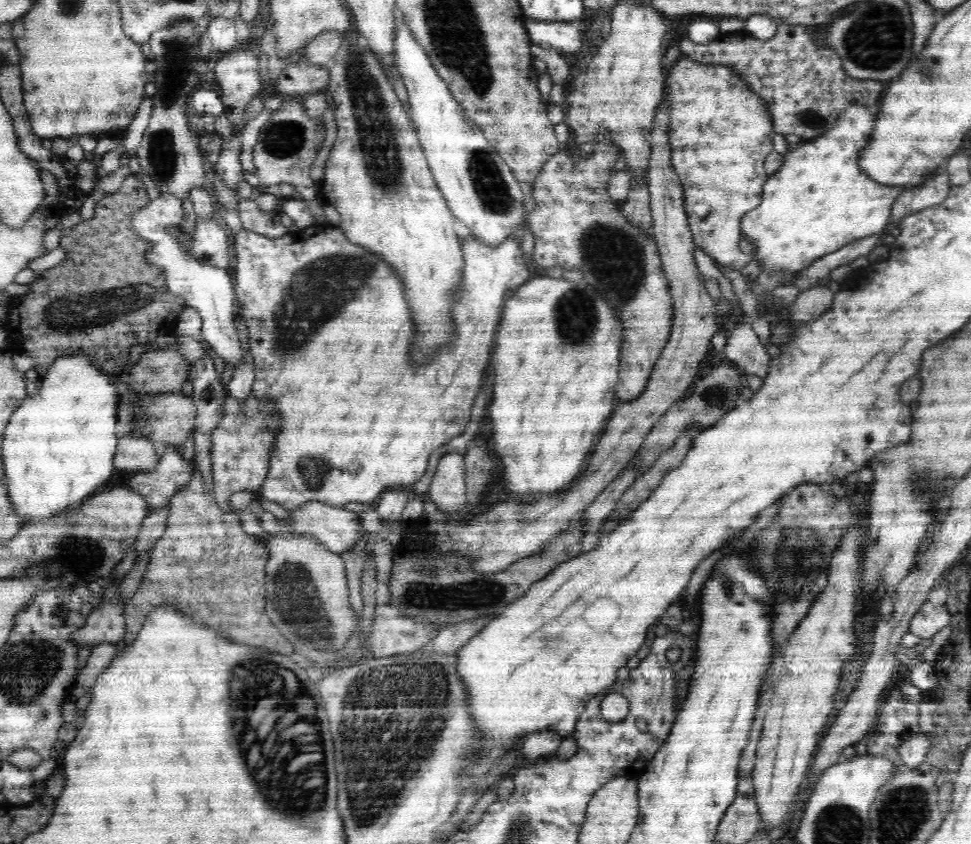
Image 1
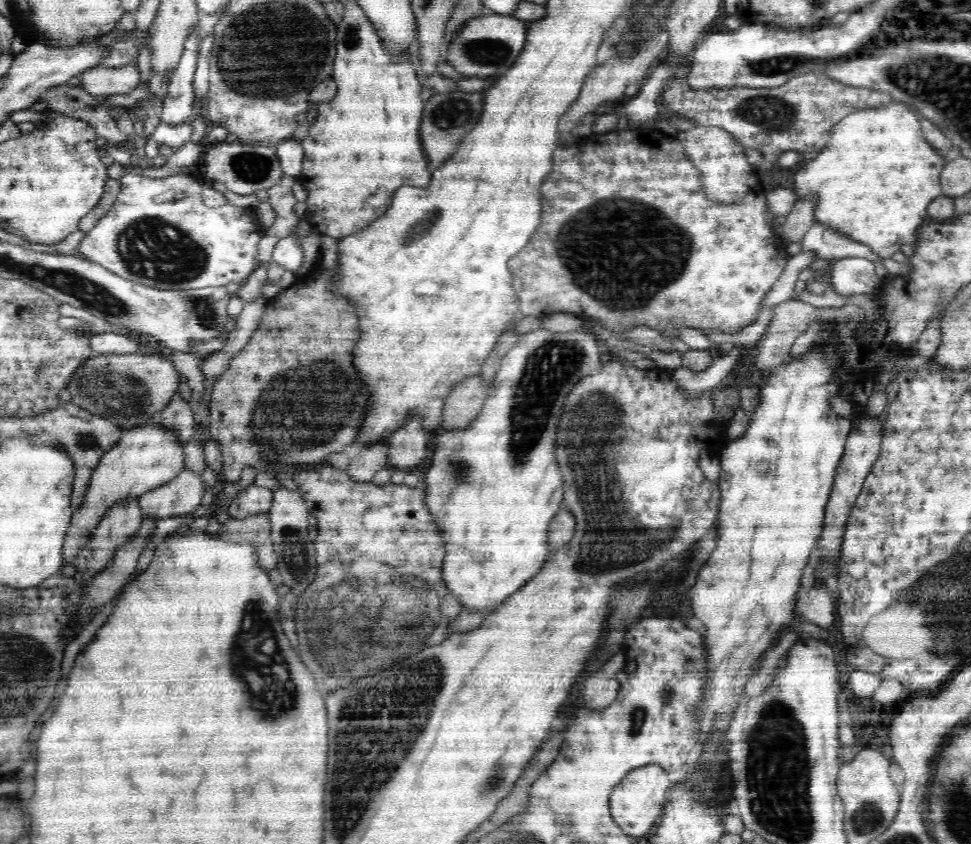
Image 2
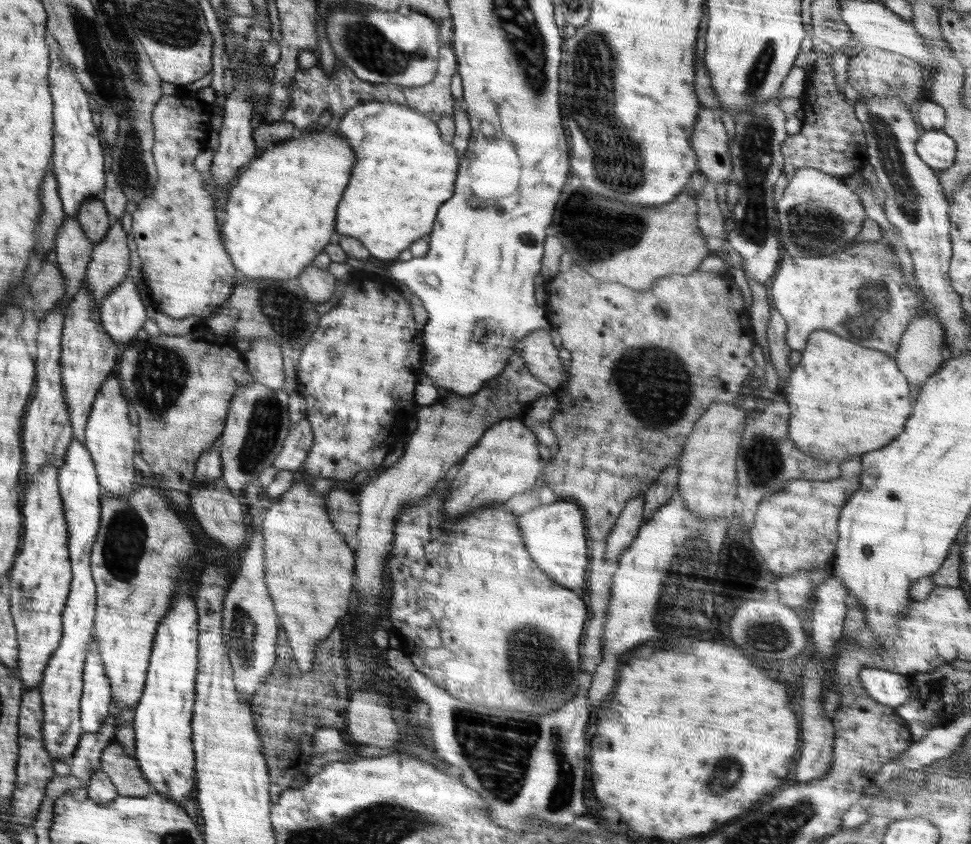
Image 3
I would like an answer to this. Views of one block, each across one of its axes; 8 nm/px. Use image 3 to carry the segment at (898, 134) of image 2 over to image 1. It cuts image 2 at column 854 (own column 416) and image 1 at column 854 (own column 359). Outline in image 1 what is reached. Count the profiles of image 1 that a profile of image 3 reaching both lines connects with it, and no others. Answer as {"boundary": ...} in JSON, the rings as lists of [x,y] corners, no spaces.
{"boundary":[[[857,105],[846,108],[826,134],[784,154],[782,168],[764,184],[761,203],[741,220],[742,237],[754,244],[763,270],[798,273],[852,240],[883,234],[892,204],[900,192],[907,194],[909,189],[876,184],[858,168],[858,154],[870,138],[878,110]]]}

